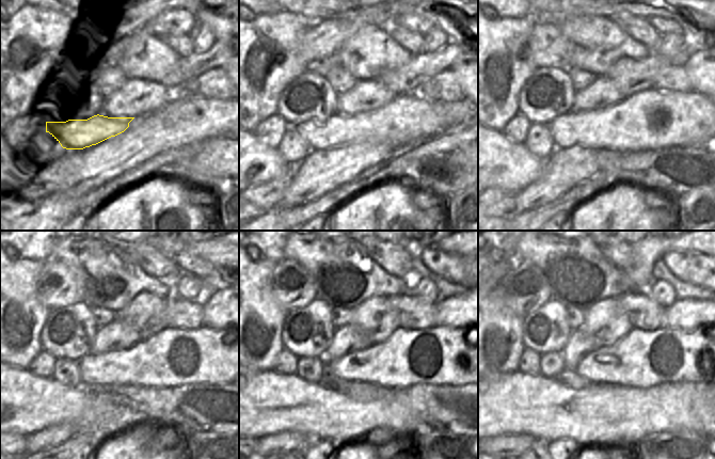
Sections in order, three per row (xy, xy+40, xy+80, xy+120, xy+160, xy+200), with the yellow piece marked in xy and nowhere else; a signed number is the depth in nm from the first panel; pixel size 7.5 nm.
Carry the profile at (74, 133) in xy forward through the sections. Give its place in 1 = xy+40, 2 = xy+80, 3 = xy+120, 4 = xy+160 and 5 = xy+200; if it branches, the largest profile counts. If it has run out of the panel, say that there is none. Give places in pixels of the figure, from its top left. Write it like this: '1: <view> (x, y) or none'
1: xy+40 (408, 117)
2: xy+80 (650, 120)
3: xy+120 (173, 357)
4: xy+160 (440, 354)
5: xy+200 (642, 359)

